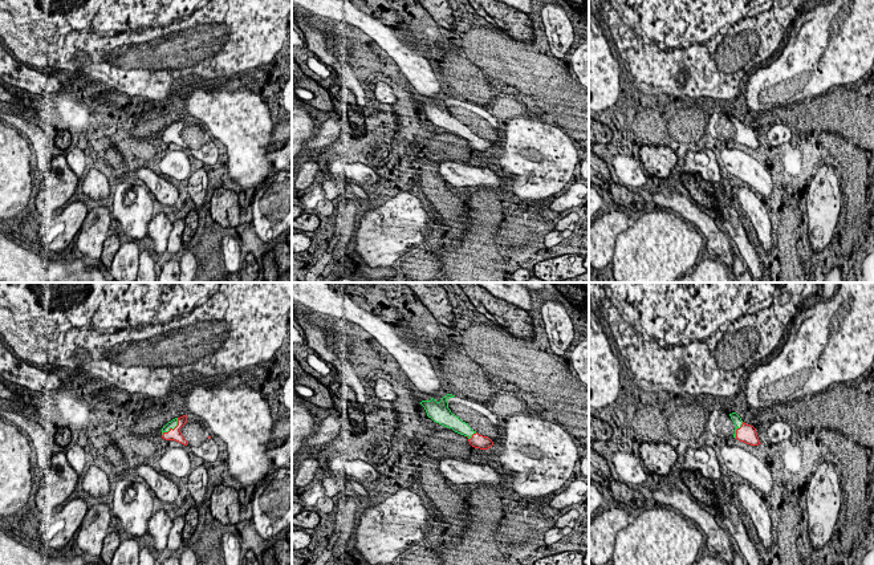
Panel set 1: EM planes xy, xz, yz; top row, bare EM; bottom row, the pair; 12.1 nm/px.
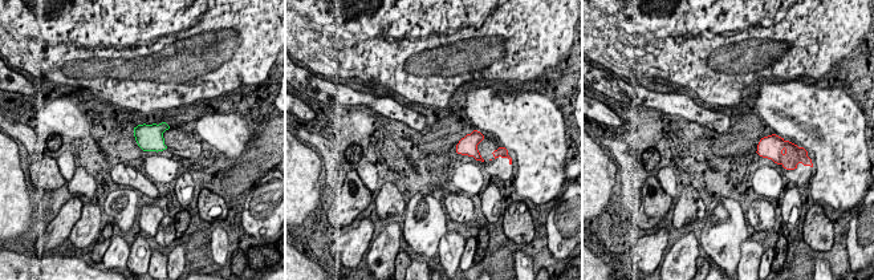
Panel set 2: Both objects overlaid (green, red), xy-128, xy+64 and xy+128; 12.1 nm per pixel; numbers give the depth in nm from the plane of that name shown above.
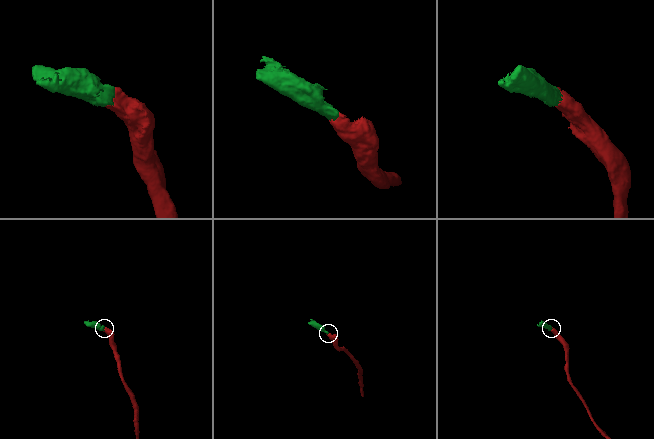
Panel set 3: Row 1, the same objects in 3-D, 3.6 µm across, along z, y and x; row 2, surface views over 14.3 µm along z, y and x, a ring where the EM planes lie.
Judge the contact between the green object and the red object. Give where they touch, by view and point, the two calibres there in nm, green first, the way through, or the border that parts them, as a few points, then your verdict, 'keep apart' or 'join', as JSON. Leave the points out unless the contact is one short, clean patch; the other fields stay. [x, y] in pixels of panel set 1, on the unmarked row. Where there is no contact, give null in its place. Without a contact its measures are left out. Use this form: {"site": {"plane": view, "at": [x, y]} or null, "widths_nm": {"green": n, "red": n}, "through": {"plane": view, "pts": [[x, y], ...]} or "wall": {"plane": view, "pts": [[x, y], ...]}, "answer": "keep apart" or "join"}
{"site": {"plane": "xy", "at": [173, 131]}, "widths_nm": {"green": 100, "red": 140}, "through": {"plane": "xy", "pts": [[171, 127], [173, 131], [175, 137]]}, "answer": "join"}

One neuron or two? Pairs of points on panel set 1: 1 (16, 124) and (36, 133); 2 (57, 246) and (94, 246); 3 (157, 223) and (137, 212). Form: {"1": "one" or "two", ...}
{"1": "one", "2": "two", "3": "two"}

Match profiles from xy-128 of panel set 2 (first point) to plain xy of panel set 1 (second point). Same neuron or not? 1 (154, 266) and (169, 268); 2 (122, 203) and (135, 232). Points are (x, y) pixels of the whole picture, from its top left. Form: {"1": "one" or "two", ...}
{"1": "one", "2": "one"}

